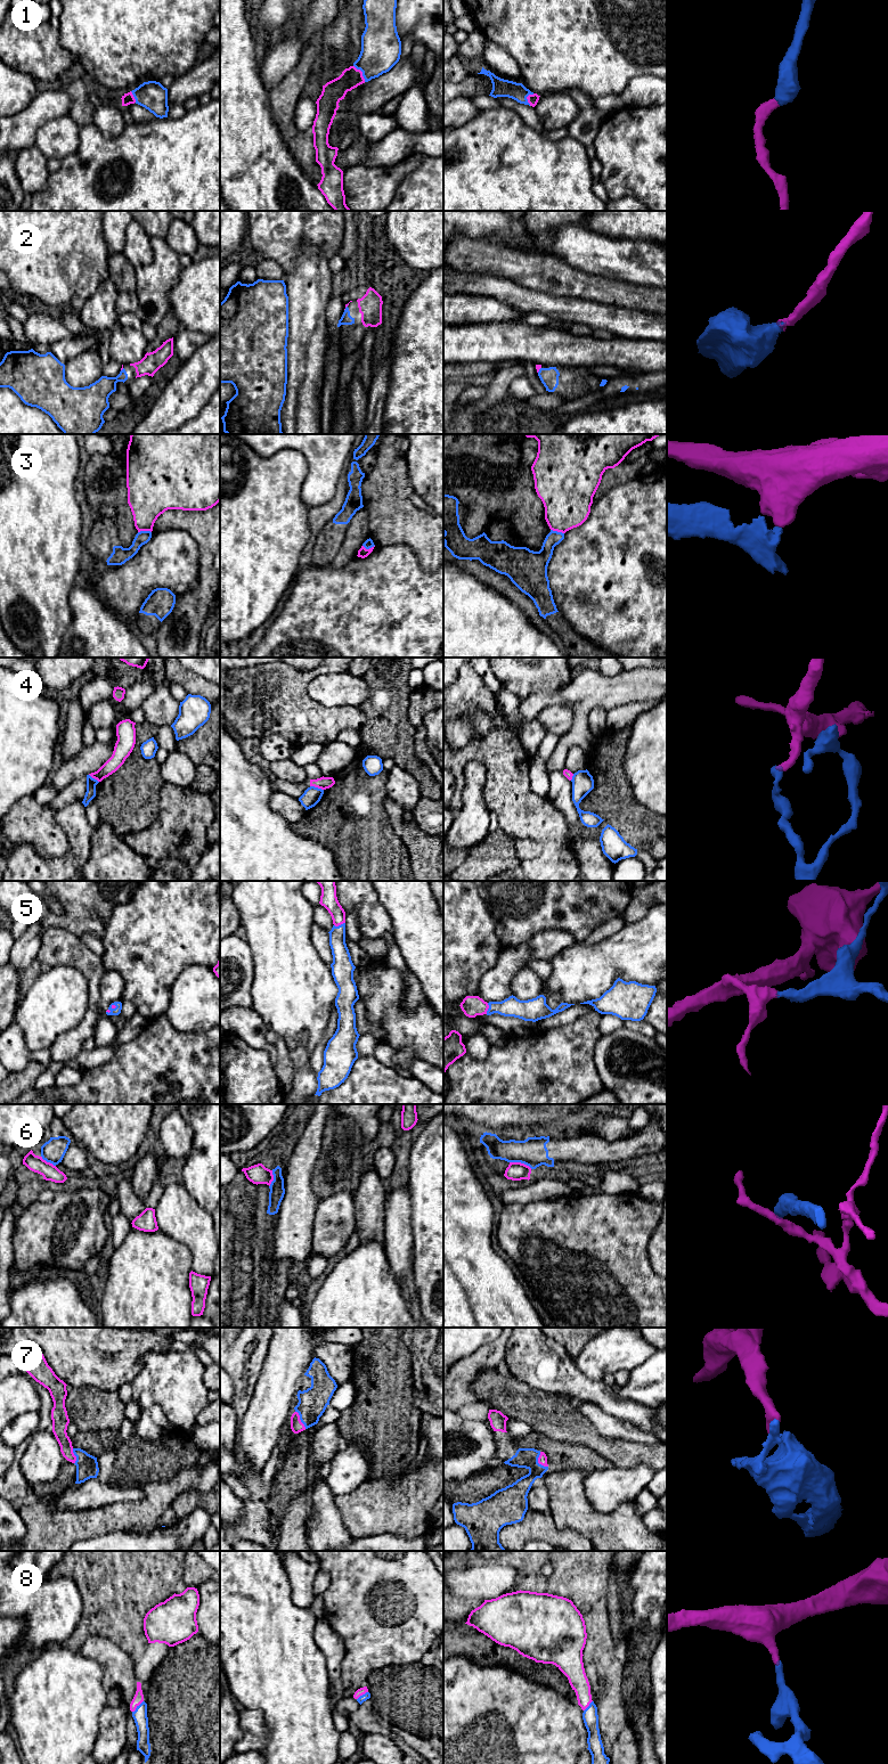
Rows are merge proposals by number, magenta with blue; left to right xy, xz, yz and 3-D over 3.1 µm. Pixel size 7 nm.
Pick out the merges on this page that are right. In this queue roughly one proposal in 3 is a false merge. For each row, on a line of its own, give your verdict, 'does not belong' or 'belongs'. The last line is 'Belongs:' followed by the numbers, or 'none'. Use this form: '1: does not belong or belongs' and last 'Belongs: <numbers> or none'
1: belongs
2: belongs
3: does not belong
4: does not belong
5: belongs
6: does not belong
7: belongs
8: belongs
Belongs: 1, 2, 5, 7, 8

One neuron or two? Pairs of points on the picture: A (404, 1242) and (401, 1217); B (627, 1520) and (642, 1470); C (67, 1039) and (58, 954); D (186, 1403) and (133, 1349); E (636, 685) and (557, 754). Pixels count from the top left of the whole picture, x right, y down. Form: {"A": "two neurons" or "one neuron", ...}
{"A": "one neuron", "B": "two neurons", "C": "one neuron", "D": "two neurons", "E": "one neuron"}

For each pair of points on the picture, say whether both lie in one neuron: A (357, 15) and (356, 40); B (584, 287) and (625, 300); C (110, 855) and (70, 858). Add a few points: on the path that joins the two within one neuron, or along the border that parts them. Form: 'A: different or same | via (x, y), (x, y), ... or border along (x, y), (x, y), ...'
A: same | via (356, 21), (356, 34)
B: same | via (594, 287), (614, 292)
C: different | border along (94, 831), (89, 858), (79, 868)

